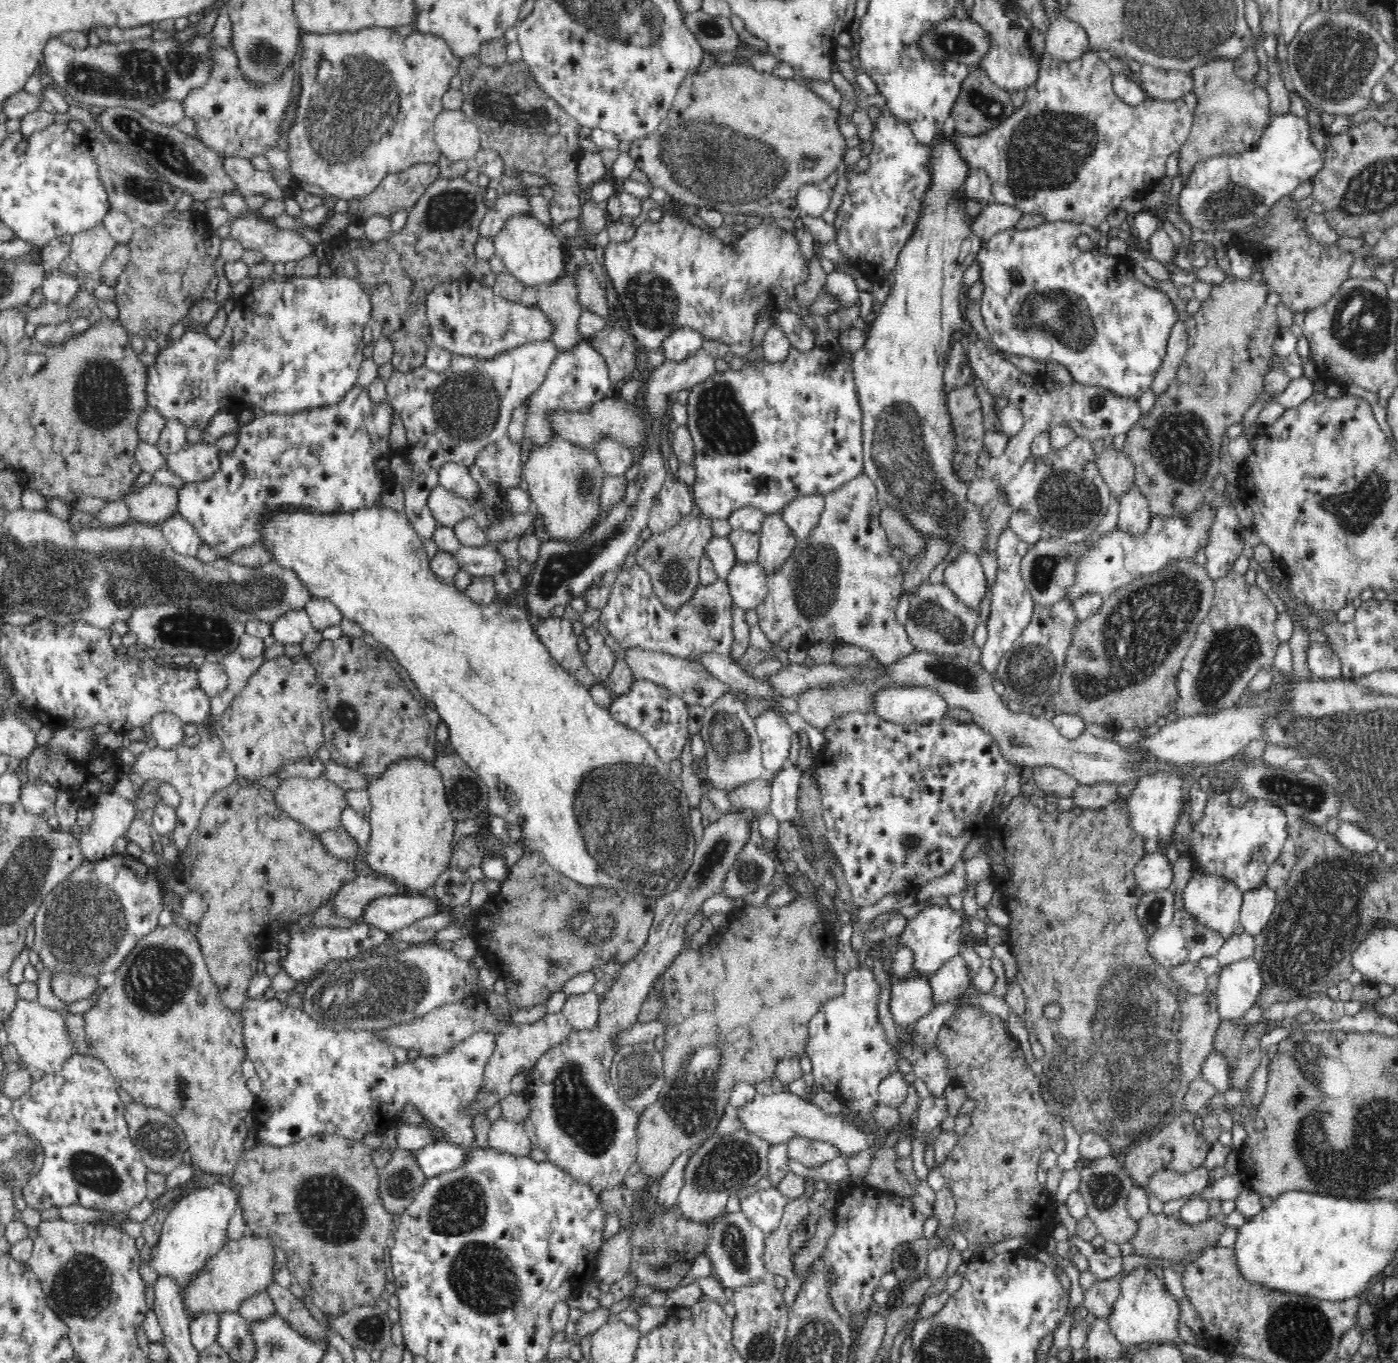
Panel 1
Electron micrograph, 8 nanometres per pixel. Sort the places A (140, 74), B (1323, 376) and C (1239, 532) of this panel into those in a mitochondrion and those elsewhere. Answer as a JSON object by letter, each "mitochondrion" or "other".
{"A":"mitochondrion","B":"other","C":"other"}

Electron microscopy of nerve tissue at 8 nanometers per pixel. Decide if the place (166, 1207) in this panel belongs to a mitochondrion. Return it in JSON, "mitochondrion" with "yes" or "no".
{"mitochondrion":"no"}

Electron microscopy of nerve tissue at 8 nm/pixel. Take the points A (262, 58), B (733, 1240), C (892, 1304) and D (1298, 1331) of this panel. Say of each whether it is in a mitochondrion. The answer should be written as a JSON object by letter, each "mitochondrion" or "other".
{"A":"mitochondrion","B":"mitochondrion","C":"other","D":"mitochondrion"}

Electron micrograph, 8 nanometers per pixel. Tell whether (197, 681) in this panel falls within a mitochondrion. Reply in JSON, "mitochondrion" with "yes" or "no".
{"mitochondrion":"no"}

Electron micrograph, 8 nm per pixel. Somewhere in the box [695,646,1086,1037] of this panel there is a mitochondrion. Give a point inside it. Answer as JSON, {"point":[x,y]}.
{"point":[730,745]}

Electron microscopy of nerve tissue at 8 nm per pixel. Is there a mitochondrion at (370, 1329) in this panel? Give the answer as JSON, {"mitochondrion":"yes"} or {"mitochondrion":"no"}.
{"mitochondrion":"yes"}

